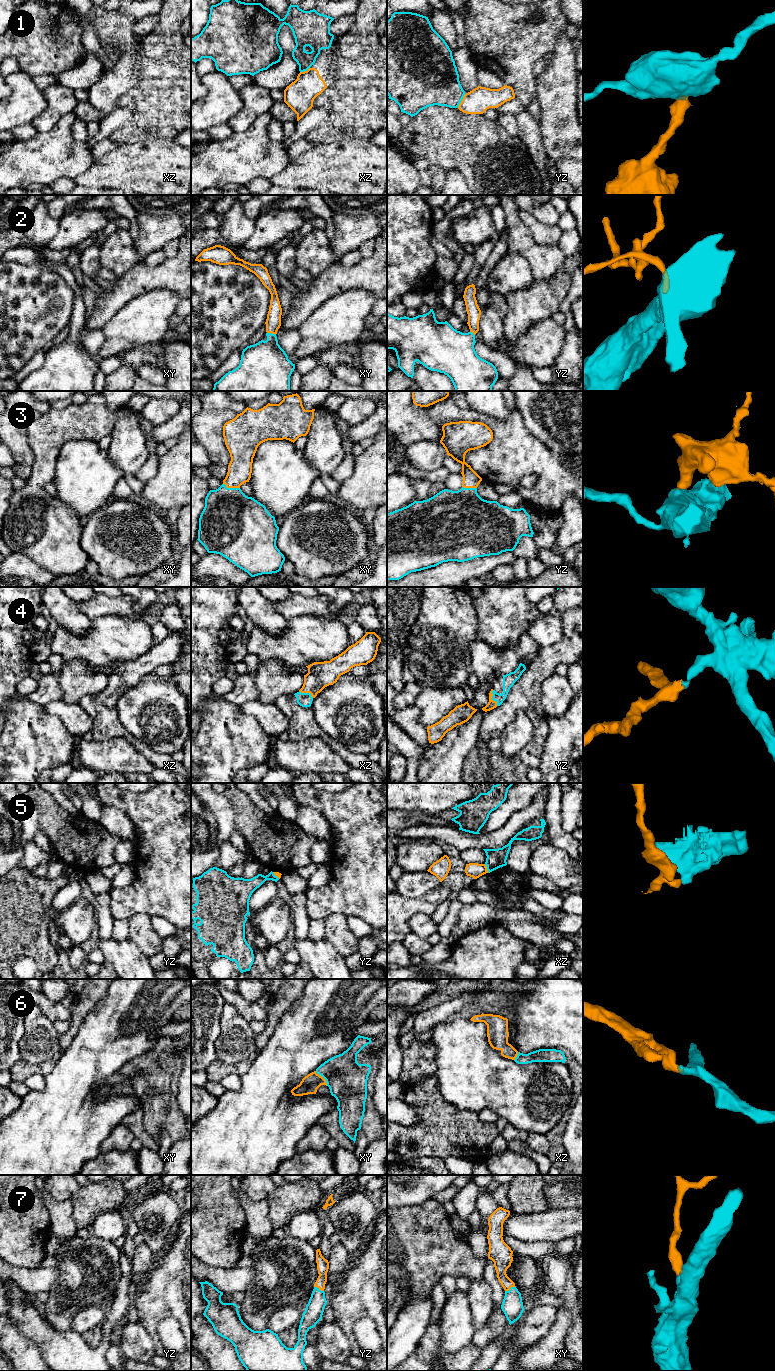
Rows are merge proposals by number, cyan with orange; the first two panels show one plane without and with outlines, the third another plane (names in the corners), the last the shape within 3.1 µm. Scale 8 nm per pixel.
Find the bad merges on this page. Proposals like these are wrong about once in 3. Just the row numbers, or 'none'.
1, 5, 6

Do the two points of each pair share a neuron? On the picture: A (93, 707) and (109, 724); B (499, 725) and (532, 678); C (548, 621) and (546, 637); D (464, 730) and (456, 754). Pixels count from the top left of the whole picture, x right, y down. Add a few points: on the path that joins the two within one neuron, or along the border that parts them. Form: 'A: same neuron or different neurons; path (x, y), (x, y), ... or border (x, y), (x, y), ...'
A: same neuron; path (97, 711), (106, 720)
B: same neuron; path (505, 713), (526, 690)
C: same neuron; path (548, 625), (546, 633)
D: same neuron; path (464, 736), (456, 744), (456, 748)

